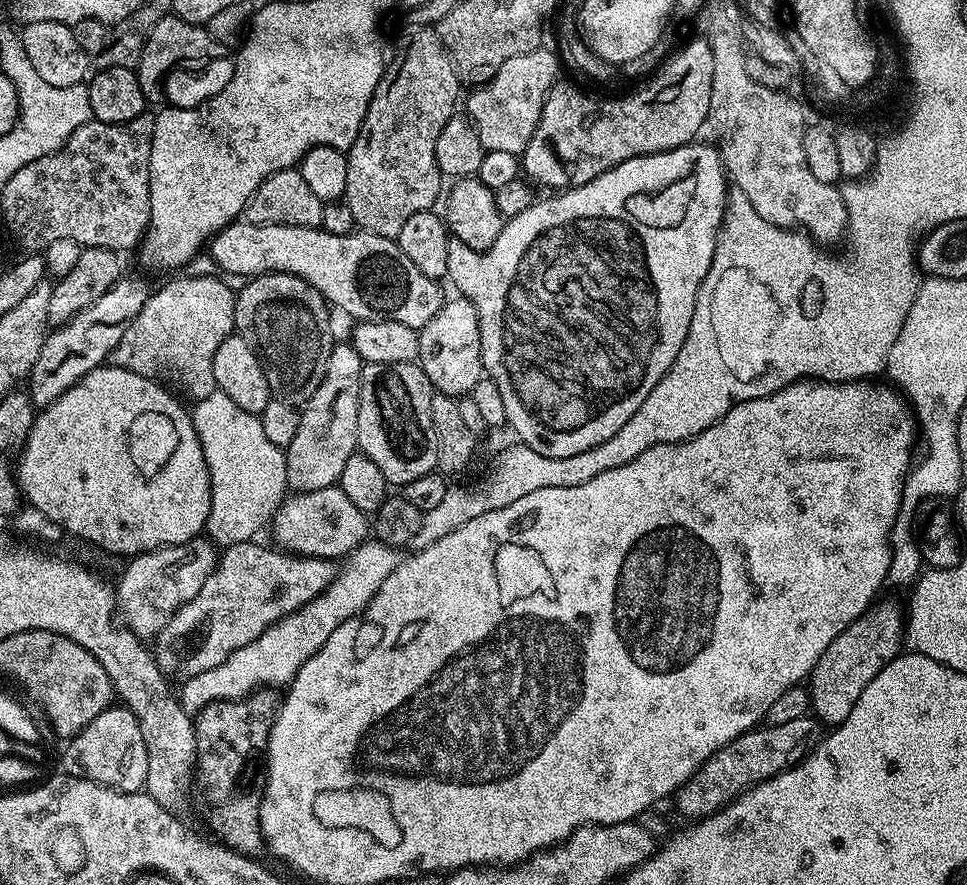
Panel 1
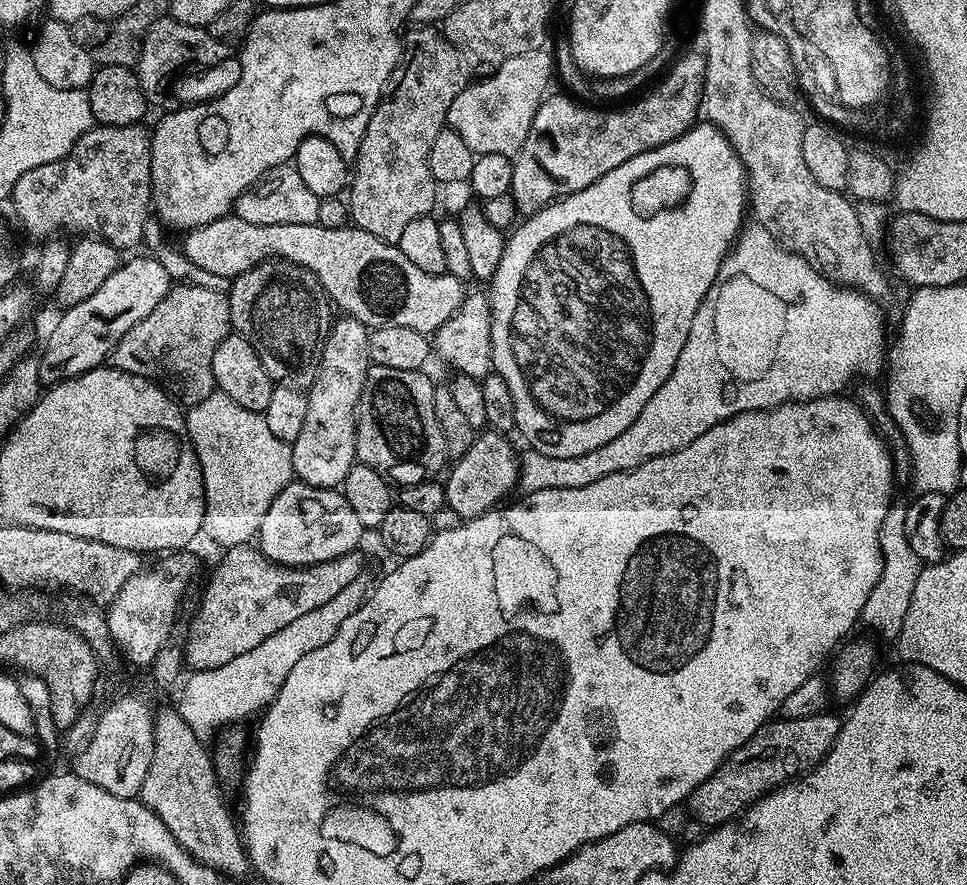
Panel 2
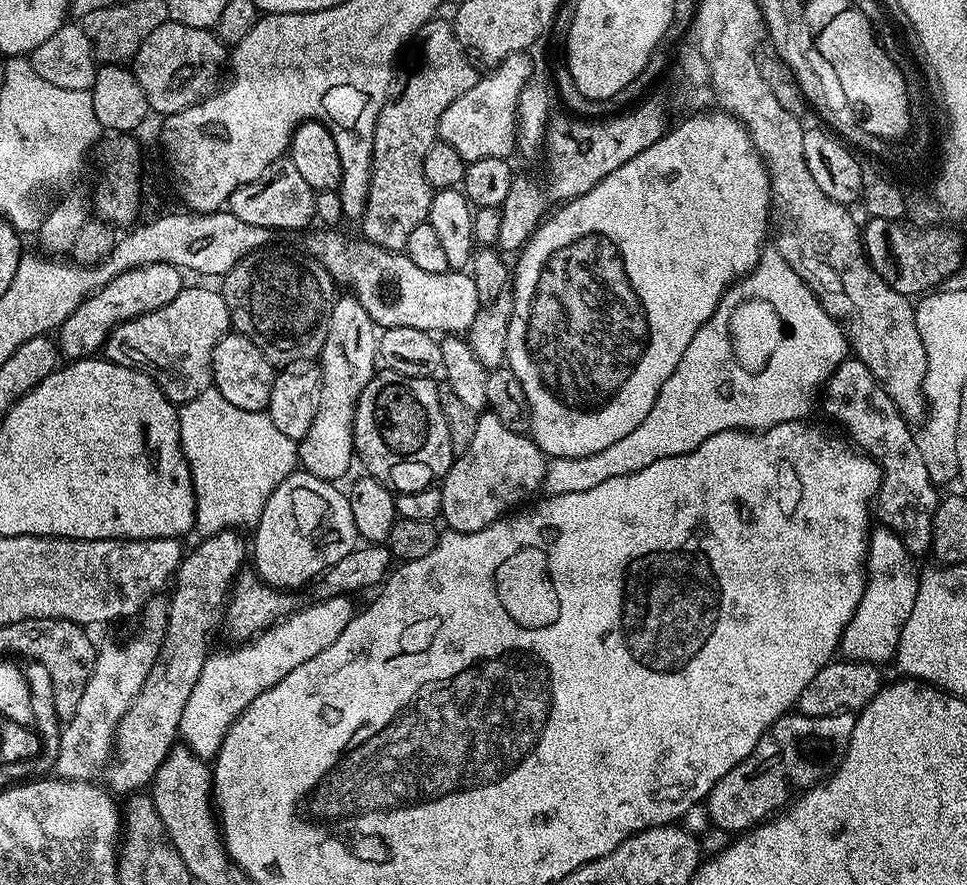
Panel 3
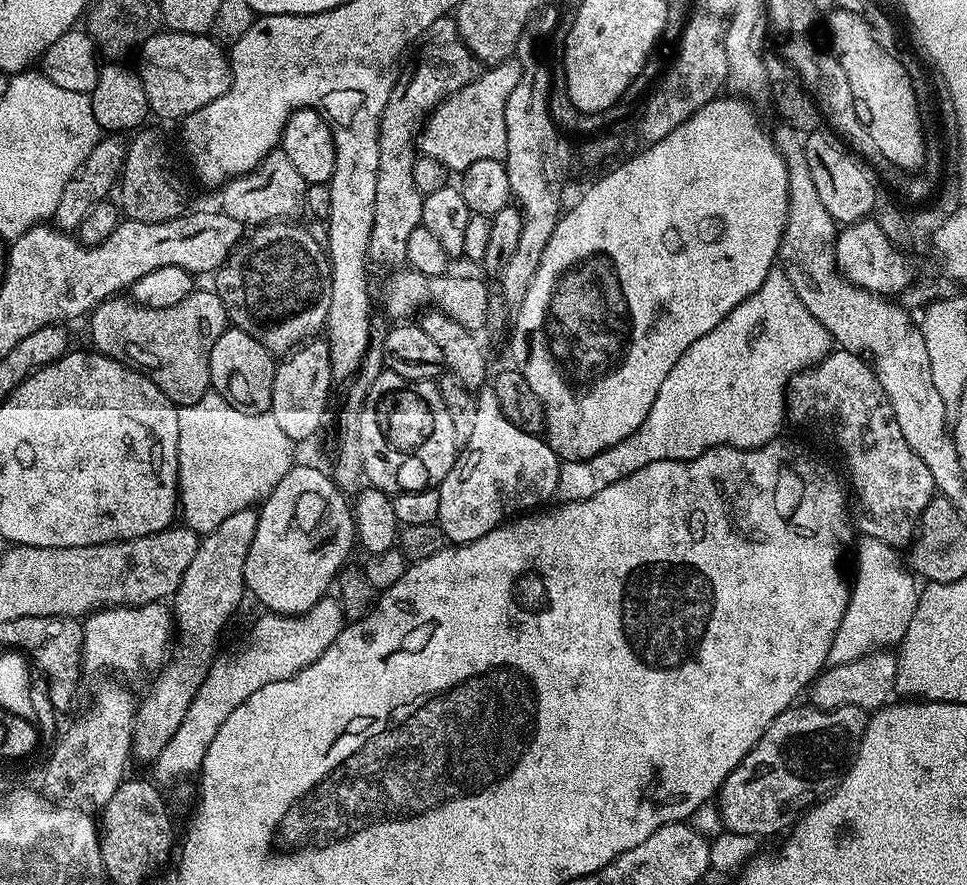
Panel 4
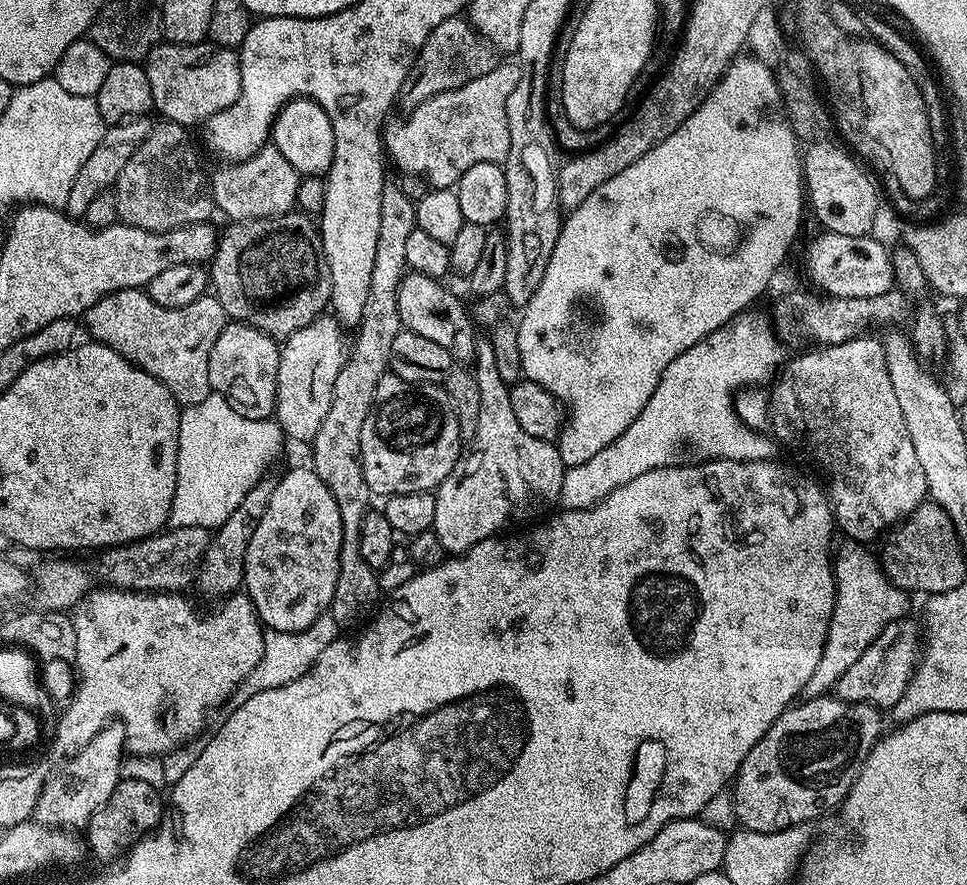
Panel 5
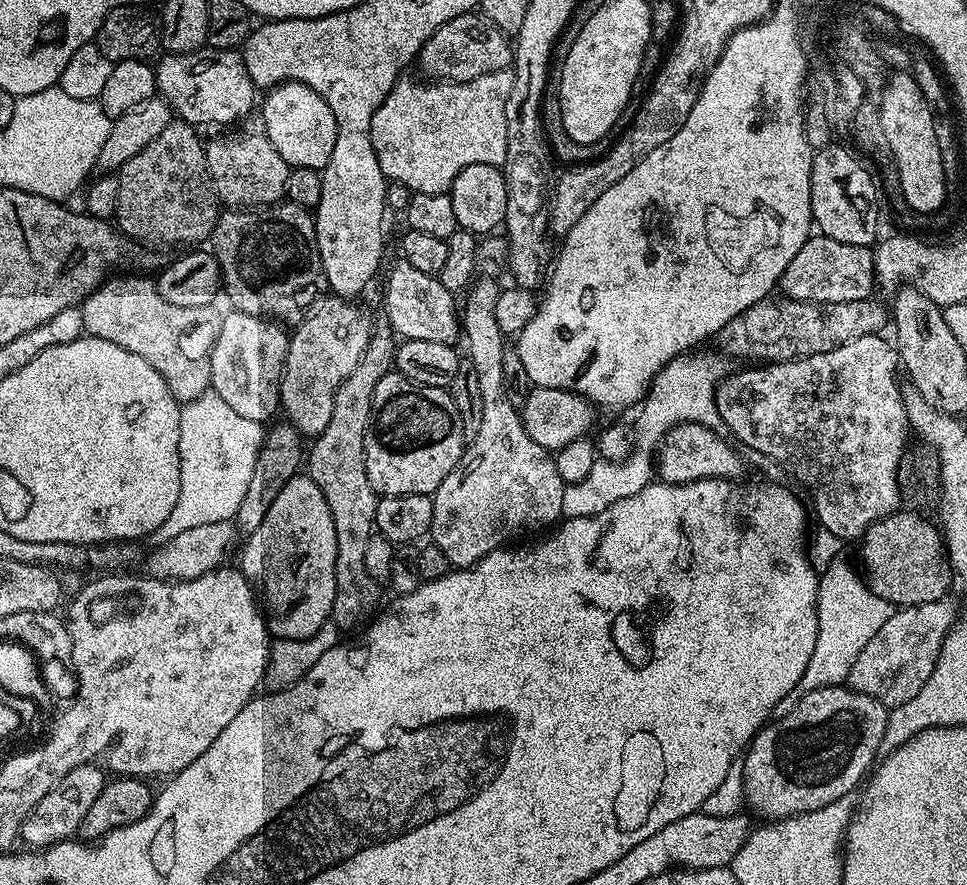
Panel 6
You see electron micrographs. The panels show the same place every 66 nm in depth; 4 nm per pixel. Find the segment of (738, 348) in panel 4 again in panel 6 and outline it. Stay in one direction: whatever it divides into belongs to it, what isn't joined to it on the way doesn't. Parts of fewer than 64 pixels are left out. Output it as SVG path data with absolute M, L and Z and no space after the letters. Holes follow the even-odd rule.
M704 351L677 356L652 379L648 394L638 408L640 413L636 416L634 447L623 460L613 462L598 458L592 463L592 469L586 474L586 478L565 484L562 510L567 519L602 514L606 506L614 506L614 502L622 502L622 498L630 498L630 494L638 494L638 490L653 483L654 453L659 449L664 435L677 424L701 424L715 430L721 427L720 415L716 409L716 390L729 371L729 361L715 351Z

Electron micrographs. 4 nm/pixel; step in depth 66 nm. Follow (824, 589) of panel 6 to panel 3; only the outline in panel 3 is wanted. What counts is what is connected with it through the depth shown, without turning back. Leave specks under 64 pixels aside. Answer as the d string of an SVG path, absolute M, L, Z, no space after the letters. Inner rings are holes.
M883 526L877 529L877 532L875 529L868 533L862 602L858 602L858 610L842 634L838 652L848 662L884 666L887 660L889 663L895 657L902 626L906 626L906 618L910 618L910 610L914 610L921 573L916 572L913 553L909 552L899 535L896 537L897 533L893 529Z

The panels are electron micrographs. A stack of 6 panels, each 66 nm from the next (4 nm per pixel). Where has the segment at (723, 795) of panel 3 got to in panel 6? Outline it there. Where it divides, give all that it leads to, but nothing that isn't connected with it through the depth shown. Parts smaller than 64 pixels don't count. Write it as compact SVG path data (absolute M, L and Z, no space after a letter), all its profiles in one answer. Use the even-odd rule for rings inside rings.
M847 686L819 688L806 694L793 712L765 724L743 753L744 799L747 807L765 816L765 821L775 822L788 816L806 814L810 810L822 810L822 806L830 806L830 802L838 802L838 798L856 792L869 775L880 752L888 714L889 709L885 704Z

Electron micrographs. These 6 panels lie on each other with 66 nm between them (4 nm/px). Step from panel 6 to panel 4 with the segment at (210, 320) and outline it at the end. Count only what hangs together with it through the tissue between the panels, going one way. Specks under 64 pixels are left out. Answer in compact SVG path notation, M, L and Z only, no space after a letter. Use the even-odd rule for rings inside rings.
M194 290L178 306L147 308L131 299L113 298L97 304L90 313L95 351L135 368L157 384L172 403L185 408L210 391L210 350L230 321L215 291Z

